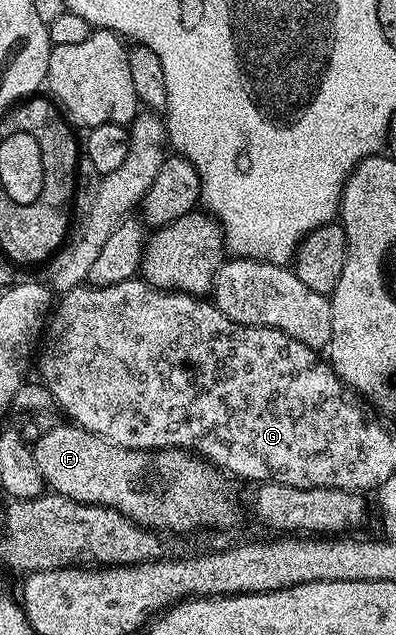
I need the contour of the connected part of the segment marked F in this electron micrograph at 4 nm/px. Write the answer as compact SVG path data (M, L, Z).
M62 421L59 427L50 427L38 440L33 440L32 450L43 484L53 494L63 495L77 503L111 507L136 521L136 525L148 527L151 531L186 535L201 527L230 527L238 519L238 503L230 496L231 480L219 468L200 461L197 454L183 451L181 447L169 447L167 451L137 451L110 443L96 433Z

